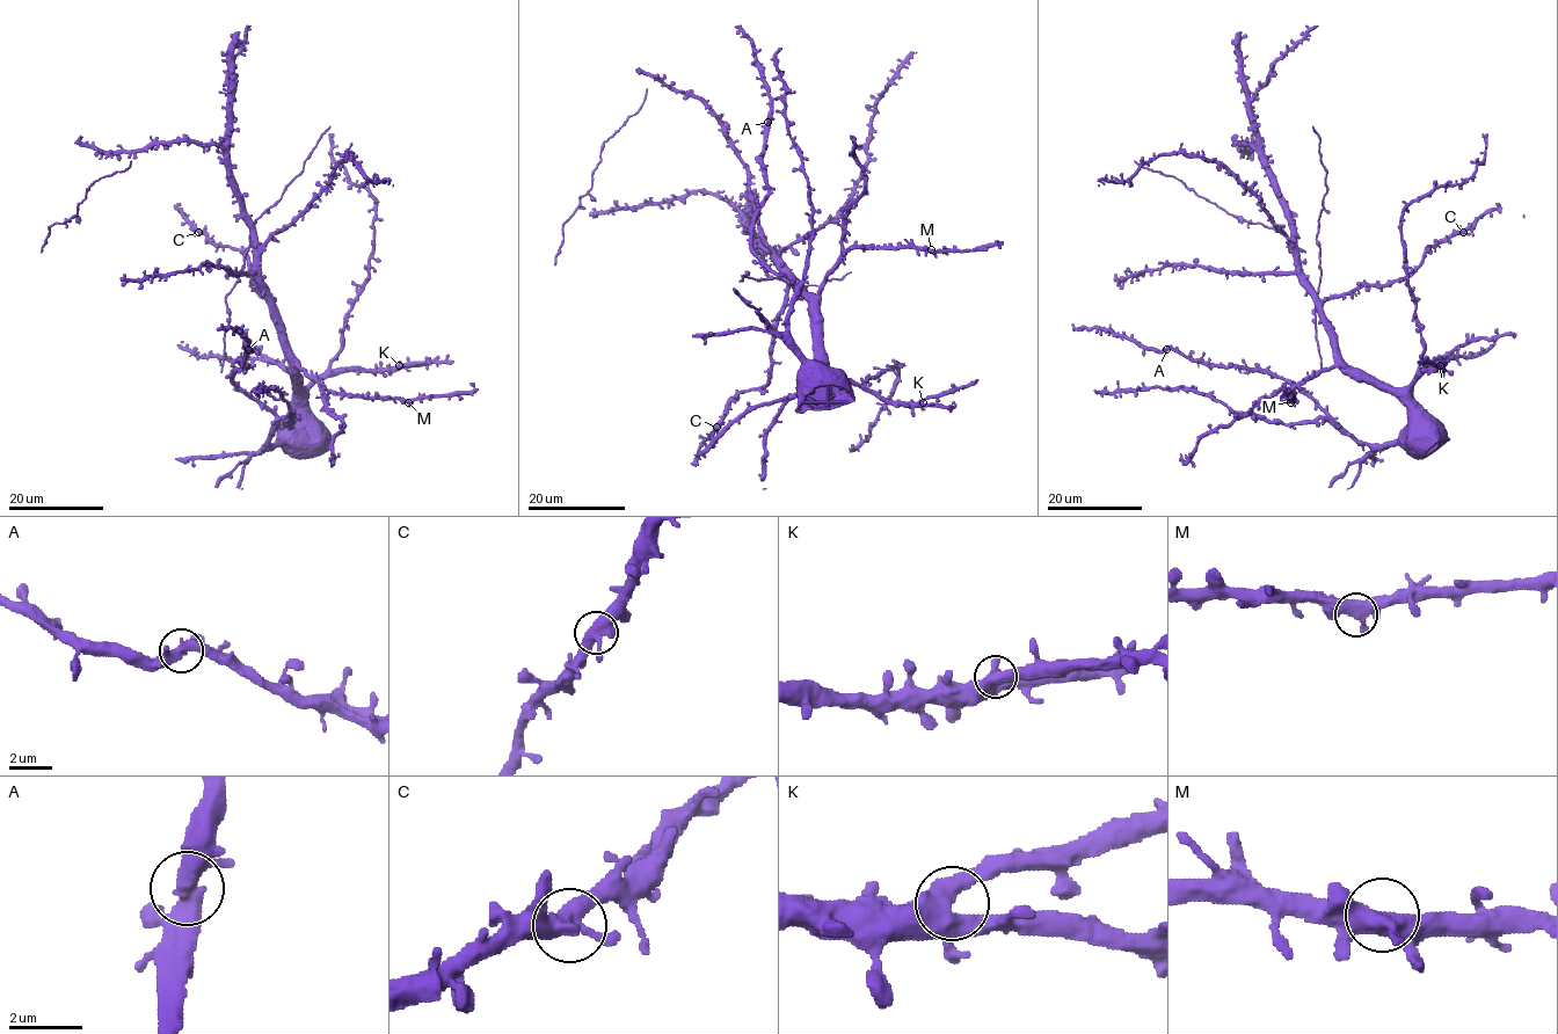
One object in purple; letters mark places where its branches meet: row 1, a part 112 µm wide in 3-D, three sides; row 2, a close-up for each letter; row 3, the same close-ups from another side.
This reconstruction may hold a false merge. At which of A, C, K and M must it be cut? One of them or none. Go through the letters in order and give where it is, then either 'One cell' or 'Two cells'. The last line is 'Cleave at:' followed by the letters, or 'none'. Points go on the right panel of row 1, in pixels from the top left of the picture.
A: Place: (1166, 349). One cell
C: Place: (1463, 232). One cell
K: Place: (1440, 365). One cell
M: Place: (1290, 402). One cell
Cleave at: none

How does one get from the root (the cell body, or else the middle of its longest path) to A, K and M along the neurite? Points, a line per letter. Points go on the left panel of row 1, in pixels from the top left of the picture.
A: (285, 437), (269, 444), (276, 417), (233, 380), (237, 371), (248, 366), (244, 363), (248, 349)
K: (285, 437), (281, 439), (278, 430), (291, 403), (315, 381), (349, 370), (395, 369), (399, 365)
M: (285, 437), (281, 439), (278, 430), (296, 407), (299, 366), (332, 393), (399, 398), (408, 402)

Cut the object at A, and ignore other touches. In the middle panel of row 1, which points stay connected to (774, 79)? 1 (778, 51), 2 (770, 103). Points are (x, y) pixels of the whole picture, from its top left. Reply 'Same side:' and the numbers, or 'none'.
Same side: 1

